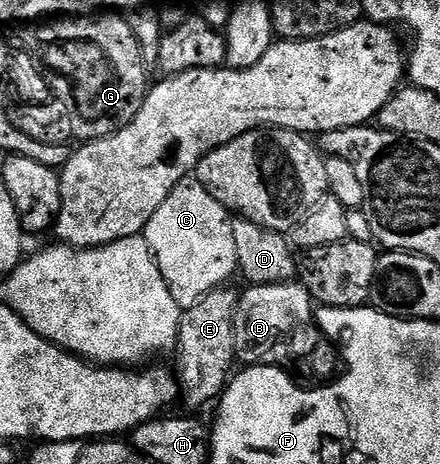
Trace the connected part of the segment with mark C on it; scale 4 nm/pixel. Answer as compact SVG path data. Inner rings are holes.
M198 182L178 184L169 194L169 198L165 198L161 206L157 206L153 218L149 218L145 229L147 241L180 309L191 308L202 296L208 296L215 288L224 287L230 281L227 279L238 273L237 242L233 242L232 220L232 213L228 212L225 206L221 206L221 202L213 198L213 194L209 194L205 185Z

